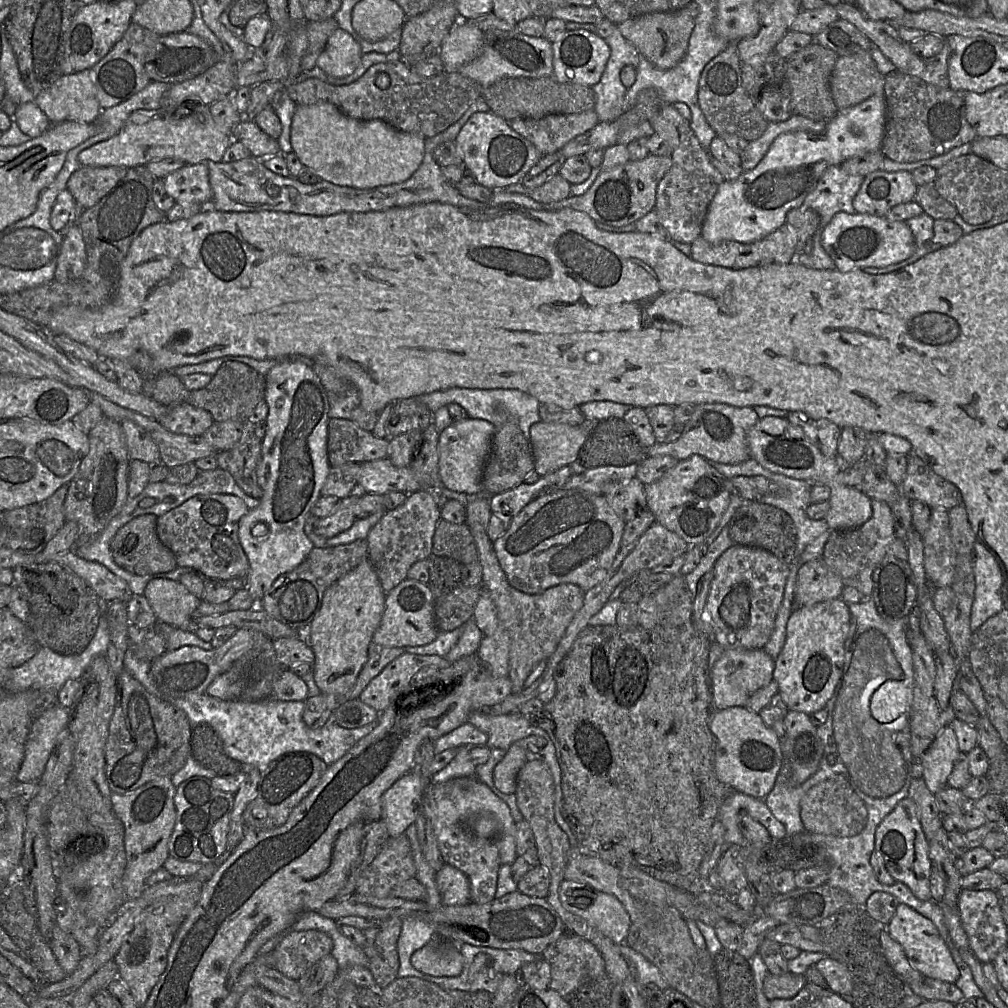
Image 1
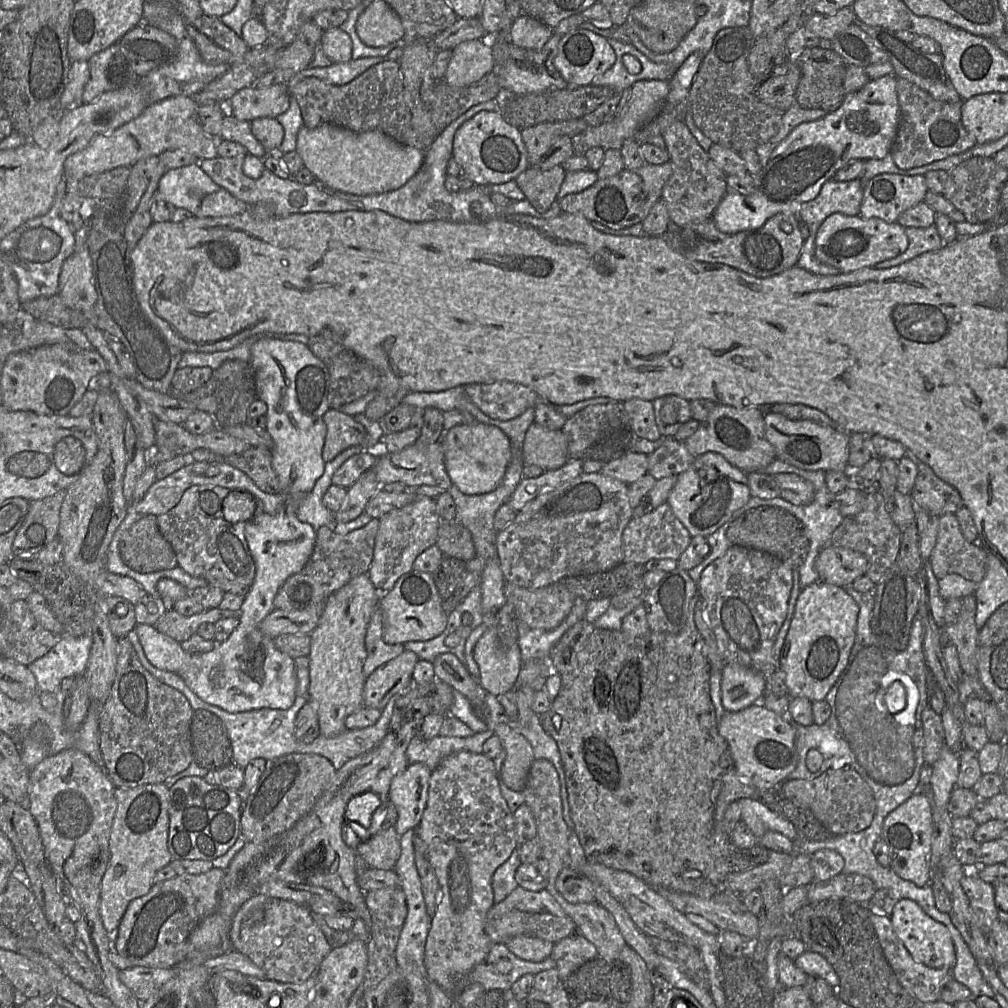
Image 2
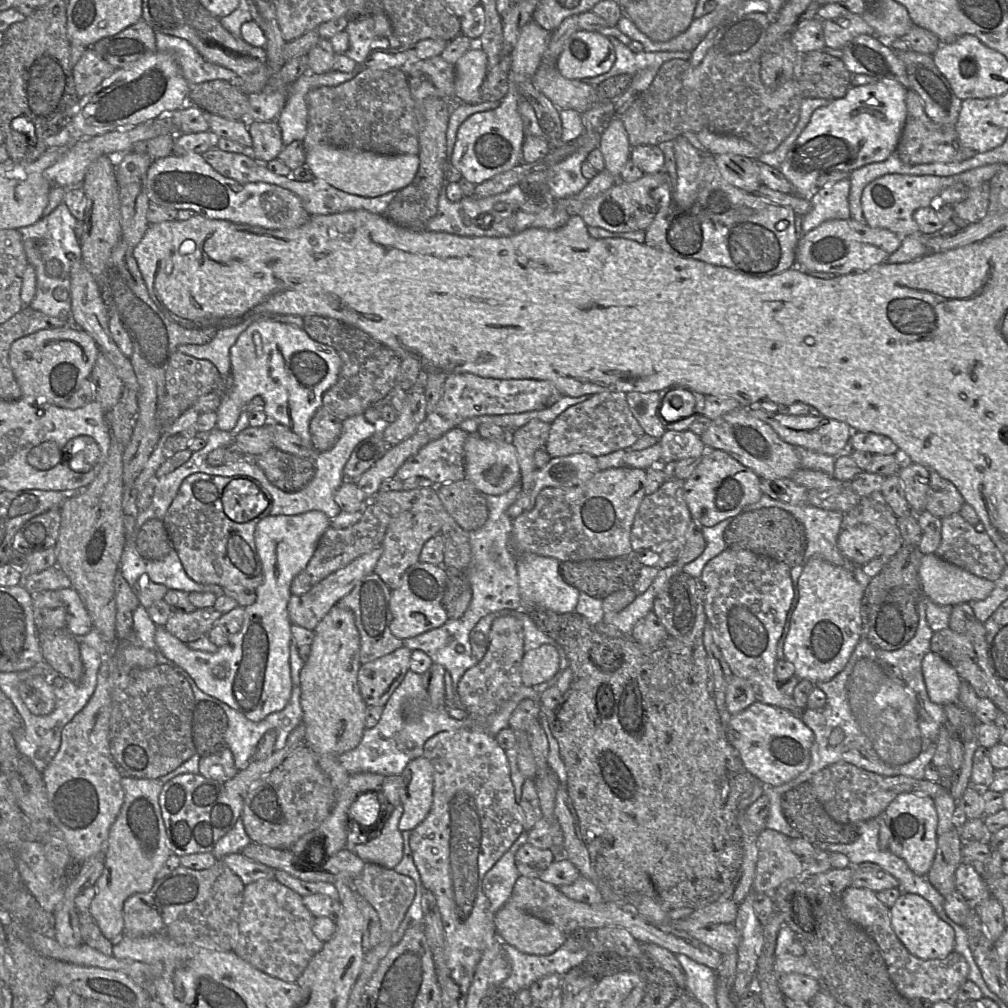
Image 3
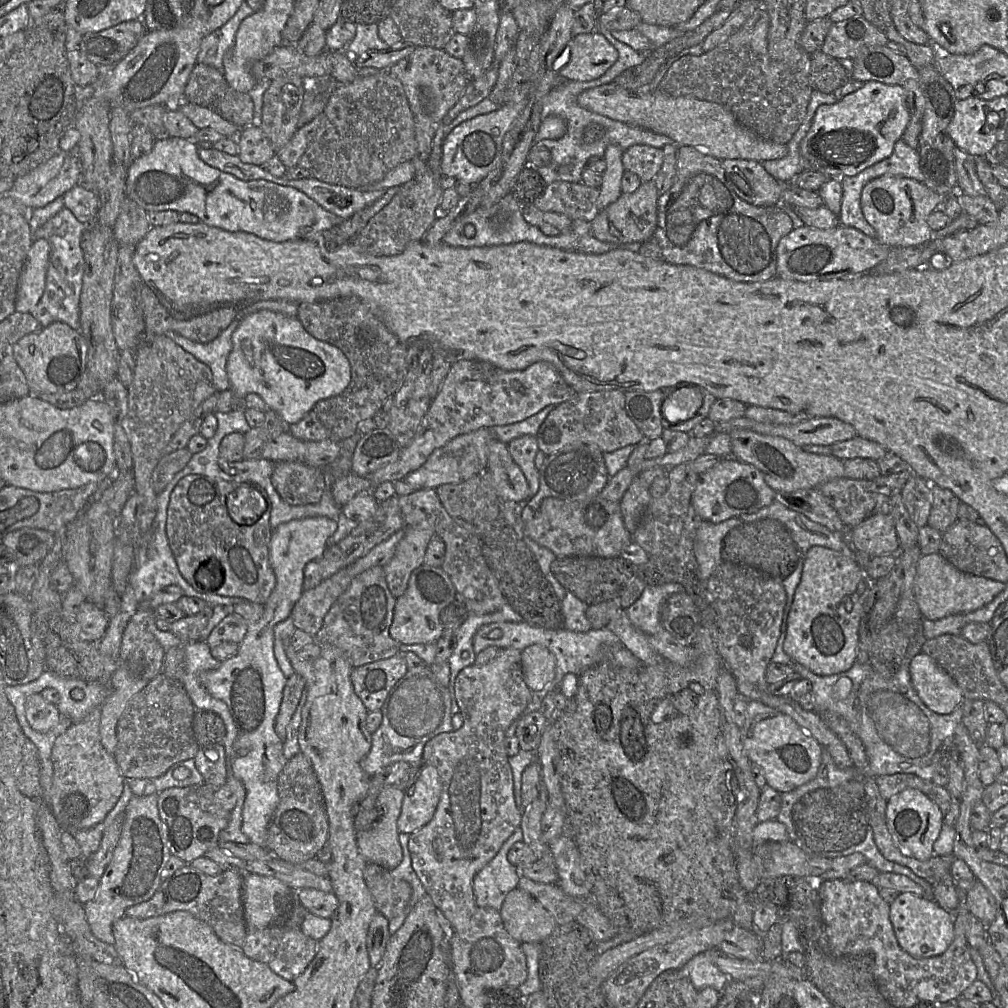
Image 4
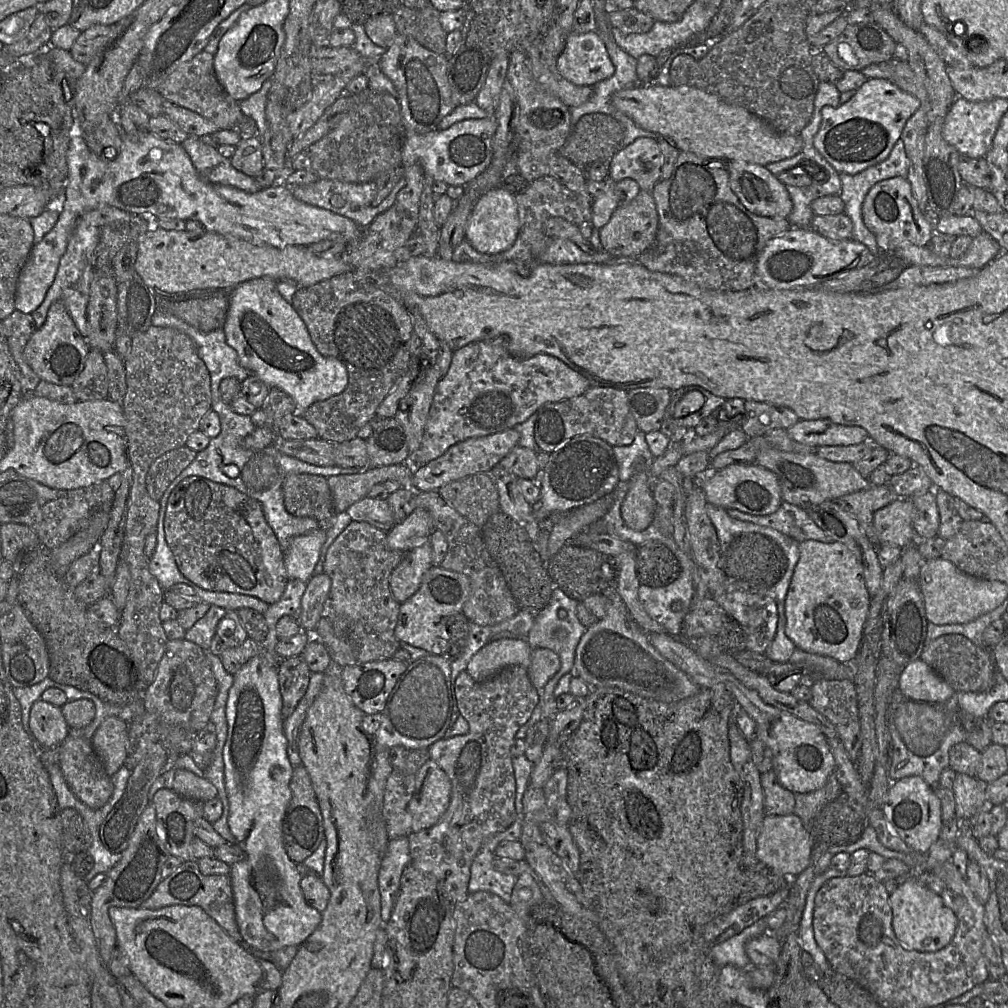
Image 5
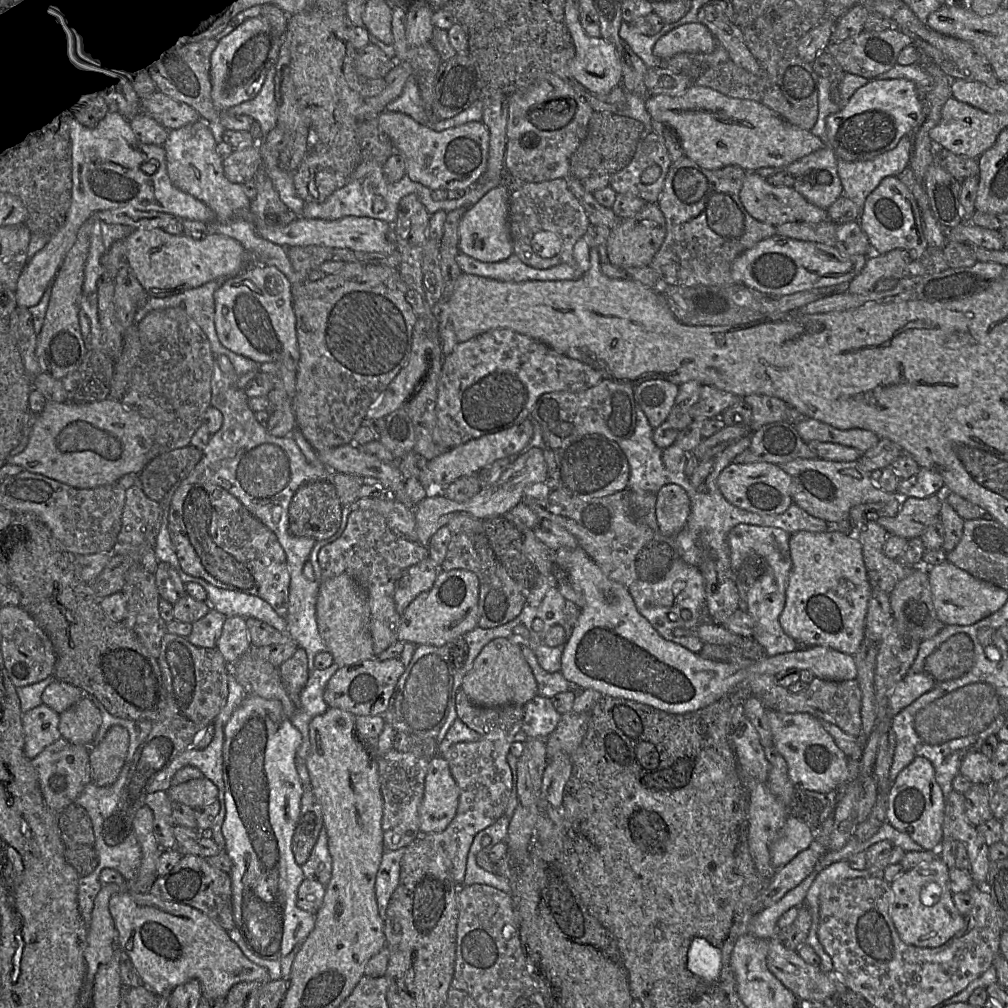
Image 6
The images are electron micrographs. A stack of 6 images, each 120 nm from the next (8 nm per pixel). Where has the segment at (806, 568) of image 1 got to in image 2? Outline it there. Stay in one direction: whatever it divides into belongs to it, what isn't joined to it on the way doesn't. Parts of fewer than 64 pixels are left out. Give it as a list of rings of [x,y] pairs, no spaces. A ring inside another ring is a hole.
[[[830,542],[823,547],[815,562],[820,580],[844,587],[864,575],[867,569],[866,557],[854,550],[834,546]]]

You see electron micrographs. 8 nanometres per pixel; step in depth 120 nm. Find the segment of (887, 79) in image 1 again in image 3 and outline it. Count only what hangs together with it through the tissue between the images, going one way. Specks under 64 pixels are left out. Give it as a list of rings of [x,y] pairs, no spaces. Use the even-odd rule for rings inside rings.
[[[912,89],[907,90],[906,109],[906,122],[896,147],[899,158],[905,164],[957,163],[977,154],[975,150],[961,143],[954,126],[944,126],[933,122],[925,112],[921,97]]]

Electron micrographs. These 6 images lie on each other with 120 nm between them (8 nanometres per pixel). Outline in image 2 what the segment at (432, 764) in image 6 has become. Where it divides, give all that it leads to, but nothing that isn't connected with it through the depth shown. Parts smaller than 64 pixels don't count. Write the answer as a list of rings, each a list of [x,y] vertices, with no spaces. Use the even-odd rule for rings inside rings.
[[[412,763],[393,778],[389,801],[397,809],[395,829],[398,836],[419,825],[428,800],[430,776],[427,765]]]

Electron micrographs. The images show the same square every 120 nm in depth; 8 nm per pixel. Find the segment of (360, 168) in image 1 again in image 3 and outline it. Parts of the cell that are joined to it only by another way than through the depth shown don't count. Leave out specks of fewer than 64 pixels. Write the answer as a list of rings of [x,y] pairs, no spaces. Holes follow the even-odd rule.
[[[320,144],[306,152],[305,165],[315,178],[334,188],[362,197],[377,197],[399,191],[409,185],[419,168],[419,156],[413,154],[381,155],[371,151],[348,150]]]

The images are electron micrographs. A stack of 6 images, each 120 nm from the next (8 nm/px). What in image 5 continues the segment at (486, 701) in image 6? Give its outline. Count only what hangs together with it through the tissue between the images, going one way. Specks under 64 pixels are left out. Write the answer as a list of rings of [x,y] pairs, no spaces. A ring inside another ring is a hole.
[[[523,638],[490,641],[470,660],[467,673],[477,682],[485,681],[502,669],[520,665],[529,668],[532,648]]]

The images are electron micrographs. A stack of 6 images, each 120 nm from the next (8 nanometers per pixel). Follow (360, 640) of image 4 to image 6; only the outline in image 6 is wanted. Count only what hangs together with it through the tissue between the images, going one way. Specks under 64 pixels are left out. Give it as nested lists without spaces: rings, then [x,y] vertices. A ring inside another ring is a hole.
[[[351,508],[347,525],[333,542],[318,553],[321,582],[341,574],[351,576],[365,592],[370,607],[369,630],[375,657],[398,641],[400,614],[394,602],[395,583],[402,572],[429,557],[426,546],[411,542],[395,534],[385,518],[371,510]]]

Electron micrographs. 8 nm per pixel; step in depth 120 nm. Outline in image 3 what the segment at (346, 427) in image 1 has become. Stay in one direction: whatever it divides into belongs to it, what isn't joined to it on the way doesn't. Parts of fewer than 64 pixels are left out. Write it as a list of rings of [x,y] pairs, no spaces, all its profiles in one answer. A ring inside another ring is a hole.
[[[323,407],[317,409],[309,424],[312,447],[316,452],[329,450],[340,437],[341,431],[342,421]]]

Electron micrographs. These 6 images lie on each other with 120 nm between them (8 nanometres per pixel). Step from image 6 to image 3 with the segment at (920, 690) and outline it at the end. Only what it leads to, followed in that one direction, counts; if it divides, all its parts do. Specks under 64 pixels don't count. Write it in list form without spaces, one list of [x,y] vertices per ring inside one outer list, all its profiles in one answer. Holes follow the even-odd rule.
[[[929,651],[922,660],[922,674],[933,703],[958,703],[961,678],[949,663]]]

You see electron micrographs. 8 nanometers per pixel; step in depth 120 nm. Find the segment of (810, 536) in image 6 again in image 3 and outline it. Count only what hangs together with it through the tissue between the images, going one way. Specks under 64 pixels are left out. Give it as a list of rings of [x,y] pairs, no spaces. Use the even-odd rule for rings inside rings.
[[[811,557],[798,581],[798,601],[784,643],[784,660],[795,668],[800,680],[813,684],[831,680],[846,666],[862,637],[861,607],[865,588],[850,570],[821,557]]]

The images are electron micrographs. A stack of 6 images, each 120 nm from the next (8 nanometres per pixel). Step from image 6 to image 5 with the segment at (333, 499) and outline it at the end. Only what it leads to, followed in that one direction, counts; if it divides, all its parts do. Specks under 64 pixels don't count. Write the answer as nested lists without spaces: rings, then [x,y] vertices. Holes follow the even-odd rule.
[[[291,474],[284,480],[282,490],[284,505],[289,514],[313,518],[318,522],[319,528],[325,531],[332,527],[337,512],[327,478],[311,474]]]

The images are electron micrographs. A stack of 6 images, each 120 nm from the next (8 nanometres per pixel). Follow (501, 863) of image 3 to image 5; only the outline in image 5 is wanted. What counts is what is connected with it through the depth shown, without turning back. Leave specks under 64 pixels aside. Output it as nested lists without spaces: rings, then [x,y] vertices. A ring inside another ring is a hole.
[[[518,818],[506,830],[493,835],[483,844],[471,864],[469,894],[488,891],[509,904],[517,877],[496,871],[493,867],[493,860],[498,858],[495,856],[495,849],[501,841],[519,841],[521,828],[522,819]]]

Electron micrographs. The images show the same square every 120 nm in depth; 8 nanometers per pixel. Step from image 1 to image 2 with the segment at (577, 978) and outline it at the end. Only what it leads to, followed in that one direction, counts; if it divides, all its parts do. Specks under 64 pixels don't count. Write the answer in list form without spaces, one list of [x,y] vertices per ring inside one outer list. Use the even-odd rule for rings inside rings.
[[[579,933],[558,941],[554,944],[549,957],[556,962],[560,984],[571,973],[584,963],[598,956],[597,949],[589,940]]]

